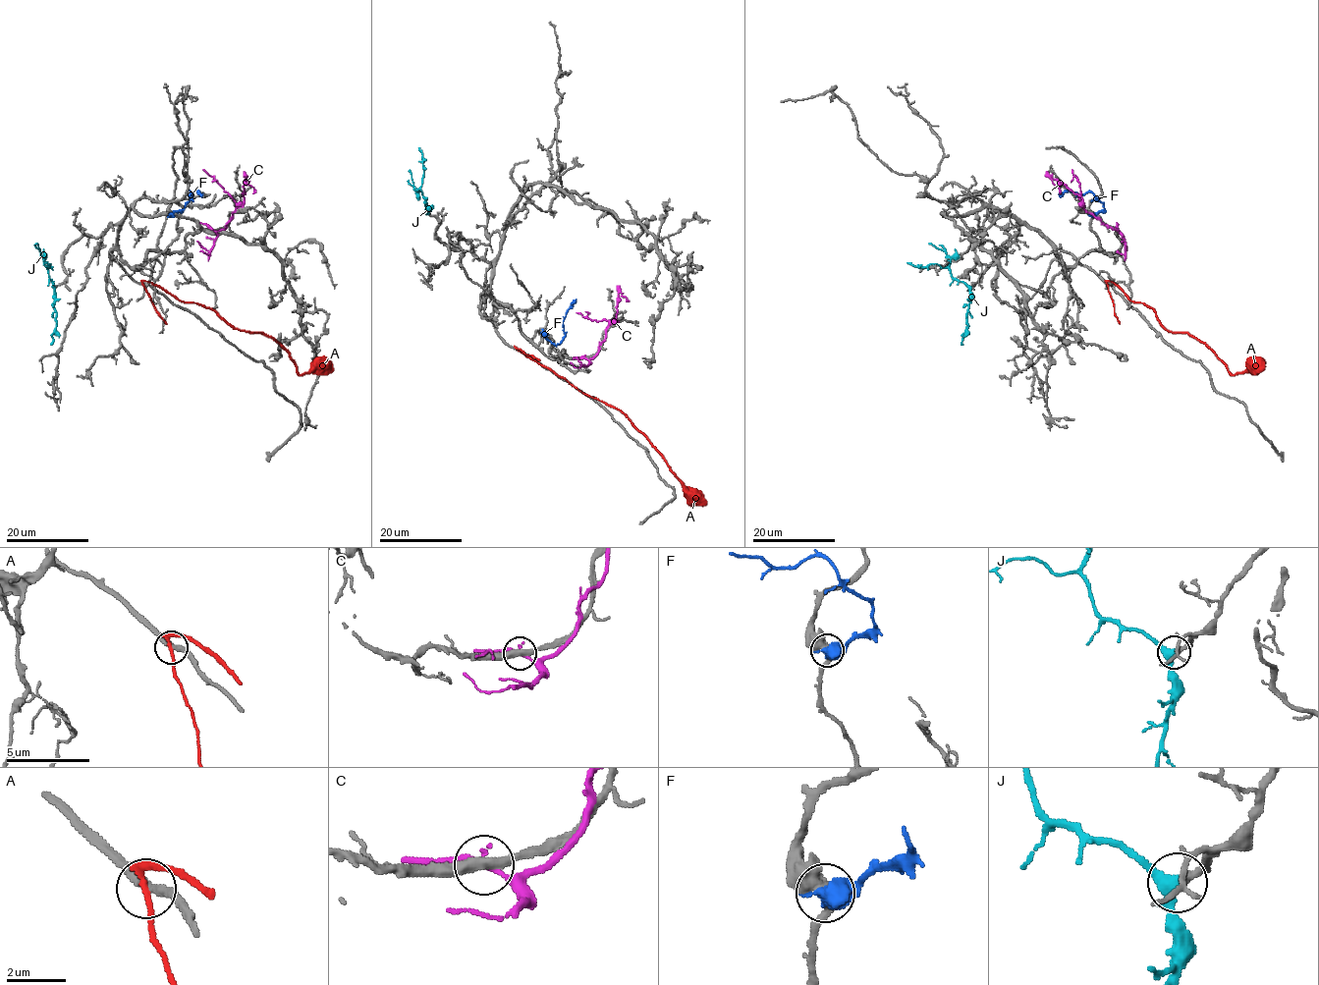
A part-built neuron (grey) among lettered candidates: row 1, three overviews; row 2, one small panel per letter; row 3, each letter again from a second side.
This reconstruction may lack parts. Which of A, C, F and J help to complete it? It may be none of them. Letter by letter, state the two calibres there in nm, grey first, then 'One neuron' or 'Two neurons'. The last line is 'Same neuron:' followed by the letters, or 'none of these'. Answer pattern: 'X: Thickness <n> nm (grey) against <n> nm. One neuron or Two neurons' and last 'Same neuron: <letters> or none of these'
A: Thickness 240 nm (grey) against 200 nm. Two neurons
C: Thickness 360 nm (grey) against 260 nm. Two neurons
F: Thickness 440 nm (grey) against 550 nm. Two neurons
J: Thickness 280 nm (grey) against 360 nm. One neuron
Same neuron: J

